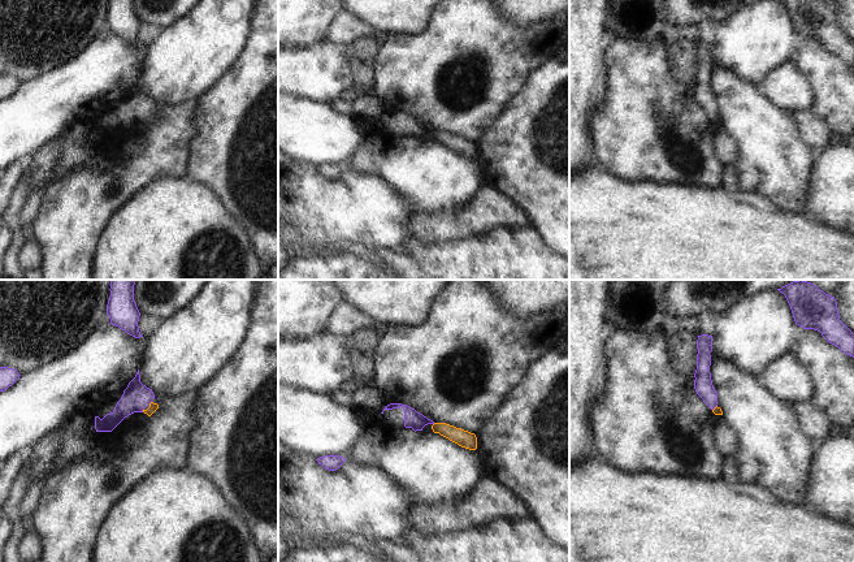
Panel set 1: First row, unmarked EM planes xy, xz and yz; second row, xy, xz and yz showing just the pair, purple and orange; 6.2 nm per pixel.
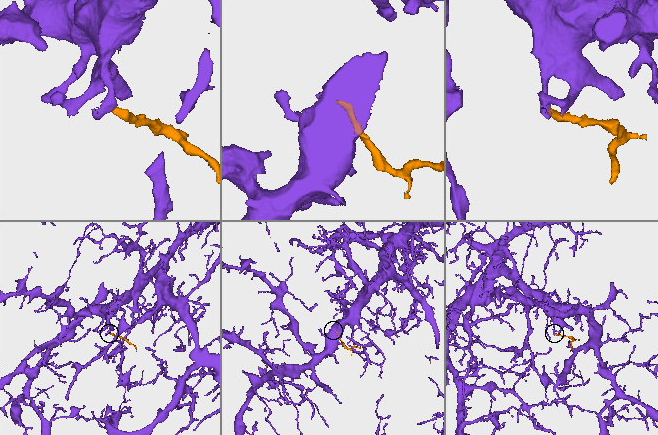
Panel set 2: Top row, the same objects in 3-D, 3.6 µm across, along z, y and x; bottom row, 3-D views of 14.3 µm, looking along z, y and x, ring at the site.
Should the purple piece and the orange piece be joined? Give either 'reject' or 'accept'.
accept

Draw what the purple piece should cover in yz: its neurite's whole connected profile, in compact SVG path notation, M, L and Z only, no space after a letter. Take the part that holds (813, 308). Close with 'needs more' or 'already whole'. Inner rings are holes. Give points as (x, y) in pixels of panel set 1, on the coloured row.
M803 280L777 290L785 295L797 325L820 332L829 343L854 358L854 333L840 320L835 297Z; already whole

